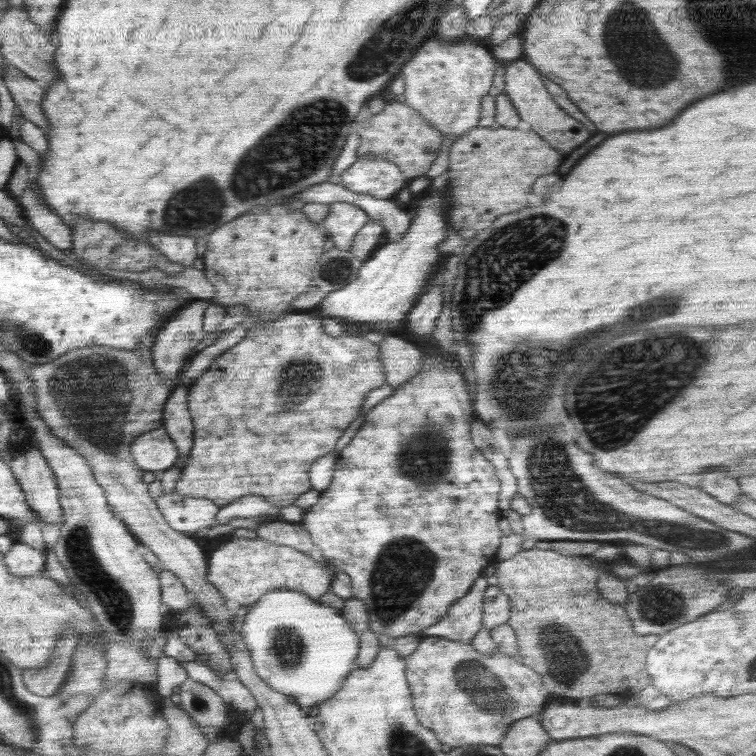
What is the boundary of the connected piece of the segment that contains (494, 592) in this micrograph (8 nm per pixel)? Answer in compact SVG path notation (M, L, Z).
M488 586L483 597L483 620L481 627L490 631L509 620L511 605L509 597L498 586Z

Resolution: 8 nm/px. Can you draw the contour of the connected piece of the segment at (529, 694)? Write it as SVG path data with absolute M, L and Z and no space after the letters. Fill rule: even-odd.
M436 636L424 637L416 651L404 659L406 678L410 684L412 698L416 700L416 716L422 726L436 734L436 740L450 747L468 746L468 744L490 744L498 746L500 740L509 732L510 726L517 721L529 718L546 708L547 688L542 684L541 676L534 669L521 664L519 659L498 651L487 656L477 652L471 643L456 642Z

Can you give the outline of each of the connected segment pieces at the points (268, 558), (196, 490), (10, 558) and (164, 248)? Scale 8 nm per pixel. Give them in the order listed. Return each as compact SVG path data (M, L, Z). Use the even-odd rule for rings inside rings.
M235 537L210 554L207 560L207 579L226 600L234 600L239 605L250 608L262 596L276 589L297 590L317 600L331 590L334 580L331 565L326 558L316 561L290 546L266 542L260 538L246 540Z
M291 311L272 321L256 322L235 347L214 357L210 368L189 387L187 408L193 420L194 446L174 491L206 497L220 508L246 494L262 494L276 505L288 506L311 489L308 470L312 462L335 448L342 433L359 415L368 392L387 384L377 345L364 339L362 330L344 322L342 336L332 338L314 314Z
M18 540L4 553L2 561L14 576L30 576L42 573L46 554L45 550L36 549Z
M150 229L146 240L153 248L162 252L170 261L192 266L199 256L196 254L196 239L191 236L176 236Z

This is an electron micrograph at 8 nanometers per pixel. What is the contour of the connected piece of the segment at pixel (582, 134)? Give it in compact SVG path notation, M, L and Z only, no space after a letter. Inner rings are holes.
M524 57L508 62L505 65L505 88L504 93L510 97L512 105L516 108L520 119L527 128L540 136L551 148L562 154L570 154L574 148L584 144L590 138L590 132L574 118L570 118L564 110L554 103L554 99L542 80L542 75Z

